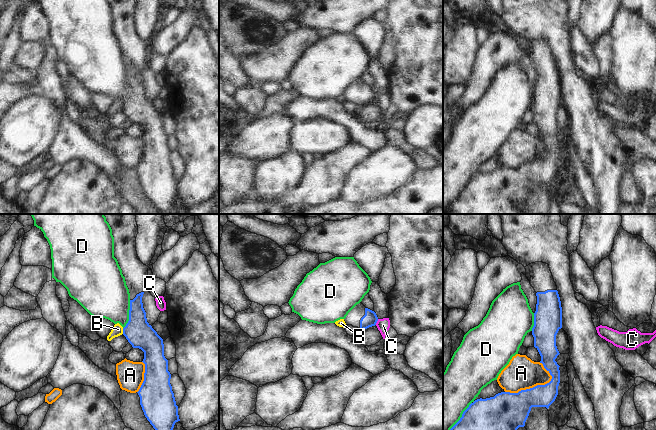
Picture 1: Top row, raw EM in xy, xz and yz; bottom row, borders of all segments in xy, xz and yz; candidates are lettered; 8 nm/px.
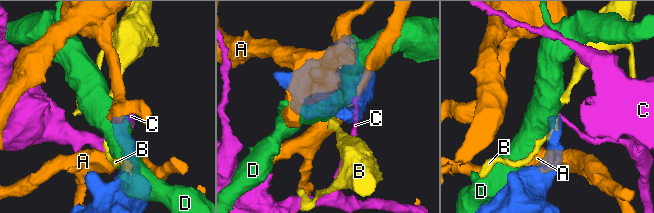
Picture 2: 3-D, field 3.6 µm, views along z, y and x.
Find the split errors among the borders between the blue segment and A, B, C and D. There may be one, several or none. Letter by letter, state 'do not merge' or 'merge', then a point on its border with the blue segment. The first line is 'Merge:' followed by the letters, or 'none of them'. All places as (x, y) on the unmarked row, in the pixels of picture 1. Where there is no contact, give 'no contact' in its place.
Merge: none of them
A: do not merge; contact yz (530, 164)
B: do not merge; contact xy (123, 107)
C: do not merge; contact xz (376, 98)
D: do not merge; contact xy (129, 90)

